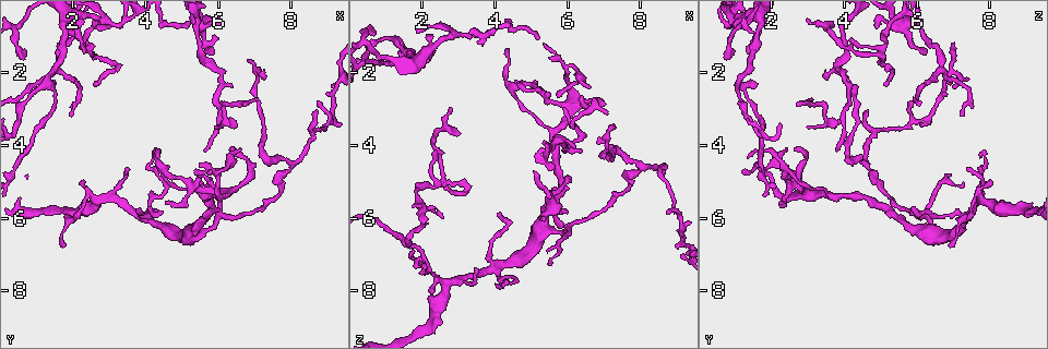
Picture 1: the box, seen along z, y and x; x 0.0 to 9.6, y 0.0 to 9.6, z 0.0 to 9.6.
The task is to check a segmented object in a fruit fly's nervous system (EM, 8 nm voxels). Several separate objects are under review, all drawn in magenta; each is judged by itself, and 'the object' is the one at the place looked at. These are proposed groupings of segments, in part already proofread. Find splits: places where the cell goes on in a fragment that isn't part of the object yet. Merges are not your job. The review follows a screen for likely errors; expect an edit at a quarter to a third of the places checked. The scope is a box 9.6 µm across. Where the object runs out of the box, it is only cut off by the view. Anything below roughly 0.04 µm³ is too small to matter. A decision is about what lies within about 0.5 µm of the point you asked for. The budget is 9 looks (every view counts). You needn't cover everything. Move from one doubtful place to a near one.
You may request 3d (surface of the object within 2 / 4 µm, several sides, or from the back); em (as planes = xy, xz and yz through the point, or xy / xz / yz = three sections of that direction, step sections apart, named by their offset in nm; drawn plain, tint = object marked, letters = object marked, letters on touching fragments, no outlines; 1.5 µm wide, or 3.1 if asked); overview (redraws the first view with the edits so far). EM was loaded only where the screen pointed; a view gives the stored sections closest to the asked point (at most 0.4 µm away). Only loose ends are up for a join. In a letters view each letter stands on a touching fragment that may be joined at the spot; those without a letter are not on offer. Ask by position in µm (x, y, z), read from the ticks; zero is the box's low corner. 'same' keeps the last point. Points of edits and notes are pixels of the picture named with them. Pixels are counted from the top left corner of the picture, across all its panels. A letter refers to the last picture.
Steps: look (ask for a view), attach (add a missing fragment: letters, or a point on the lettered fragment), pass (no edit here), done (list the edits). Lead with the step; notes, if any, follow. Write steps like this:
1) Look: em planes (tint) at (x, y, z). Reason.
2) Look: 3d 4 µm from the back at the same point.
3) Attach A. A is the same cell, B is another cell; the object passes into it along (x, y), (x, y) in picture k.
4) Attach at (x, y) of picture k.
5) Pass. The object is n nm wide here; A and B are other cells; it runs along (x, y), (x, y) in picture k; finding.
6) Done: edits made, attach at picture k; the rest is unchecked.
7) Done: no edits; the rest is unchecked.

Look: 3d 4 µm at (8.75, 3.05, 4.65). Tapers out.

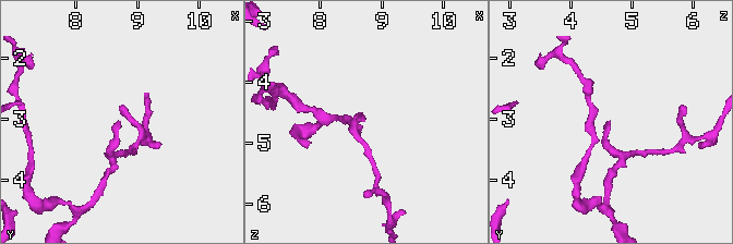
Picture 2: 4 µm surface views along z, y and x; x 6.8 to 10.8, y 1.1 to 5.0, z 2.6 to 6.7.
Look: em xy step 4 (letters) at (8.70, 3.05, 4.65).

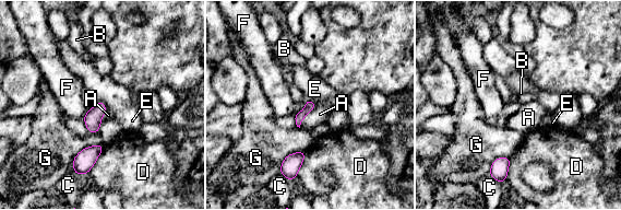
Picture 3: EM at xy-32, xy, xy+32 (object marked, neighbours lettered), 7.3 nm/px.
Look: em planes (letters) at the same point. Cut it another way.

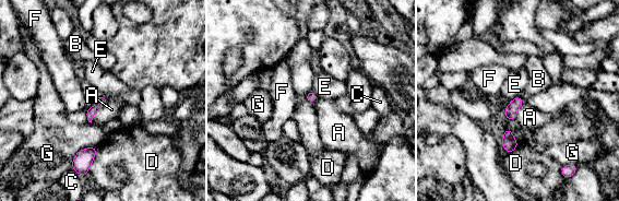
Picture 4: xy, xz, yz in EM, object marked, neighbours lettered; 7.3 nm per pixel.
Pass. The object is 70 nm wide here; A, B, C, D, E, F and G are other cells; a border runs along (107, 99), (91, 122) in picture 4; no lettered fragment goes on from it.

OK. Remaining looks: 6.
Look: em planes (letters) at (4.30, 4.35, 7.65). An open end.

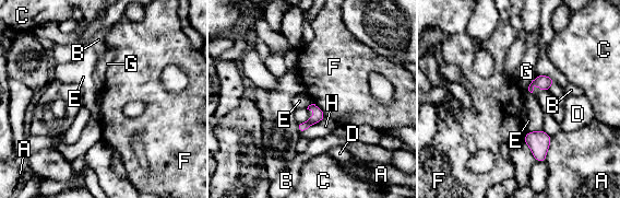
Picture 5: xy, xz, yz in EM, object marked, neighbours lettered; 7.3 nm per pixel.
Pass. The object is 70 nm wide here; A, B, C, D, E, F, G and H are other cells; a border runs along (313, 103), (325, 116) in picture 5; no lettered fragment goes on from it.

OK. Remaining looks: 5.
Look: 3d 4 µm at (2.50, 1.60, 4.40). Tapers out.

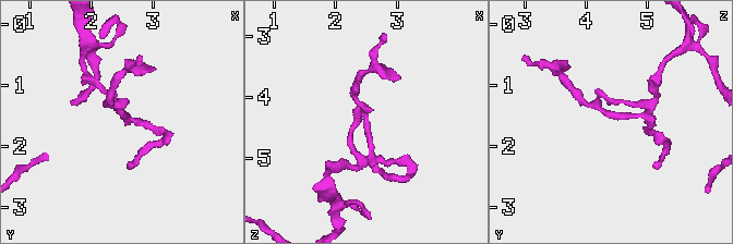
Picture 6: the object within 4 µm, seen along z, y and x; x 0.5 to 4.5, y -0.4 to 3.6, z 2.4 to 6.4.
Look: em planes (tint) at (2.50, 1.55, 4.40). Need the tissue.

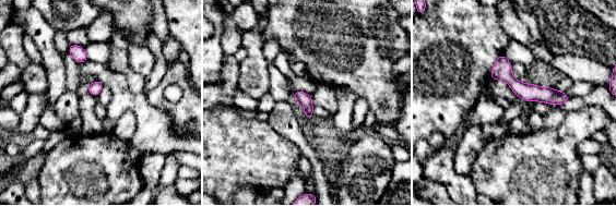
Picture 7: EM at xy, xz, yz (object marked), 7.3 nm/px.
Look: em planes (letters) at the same point.

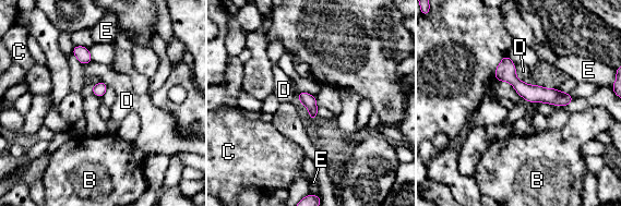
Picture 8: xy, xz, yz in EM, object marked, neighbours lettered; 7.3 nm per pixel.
Pass. The object is 80 nm wide here; B, C, D and E are other cells; a border runs along (514, 63), (516, 76), (523, 81) in picture 8; no lettered fragment goes on from it.

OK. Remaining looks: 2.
Look: 3d 4 µm from the back at (5.25, 0.55, 1.05). Branch stops here.

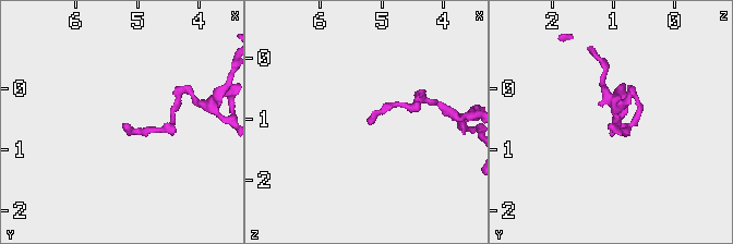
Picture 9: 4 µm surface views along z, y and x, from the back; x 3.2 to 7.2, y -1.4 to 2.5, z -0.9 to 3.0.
Look: em planes (letters) at (5.20, 0.60, 1.05).

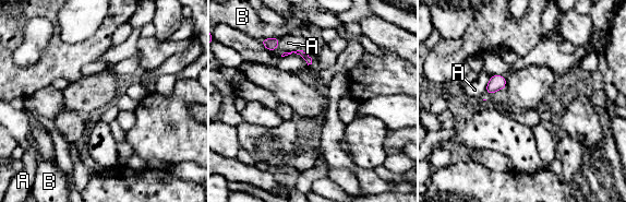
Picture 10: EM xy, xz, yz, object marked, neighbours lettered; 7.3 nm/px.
Pass. A and B are other cells; no lettered fragment goes on from it.

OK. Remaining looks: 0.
Done: no edits; the rest is unchecked.

